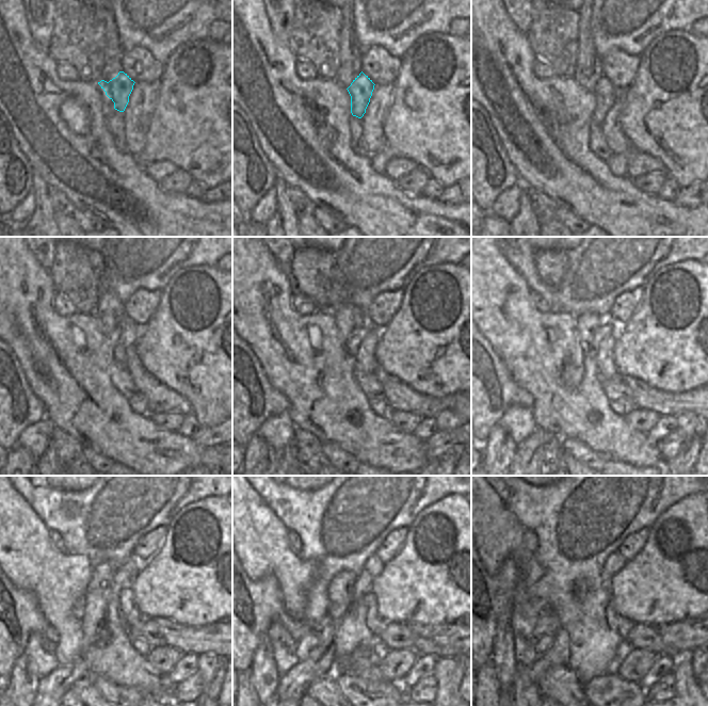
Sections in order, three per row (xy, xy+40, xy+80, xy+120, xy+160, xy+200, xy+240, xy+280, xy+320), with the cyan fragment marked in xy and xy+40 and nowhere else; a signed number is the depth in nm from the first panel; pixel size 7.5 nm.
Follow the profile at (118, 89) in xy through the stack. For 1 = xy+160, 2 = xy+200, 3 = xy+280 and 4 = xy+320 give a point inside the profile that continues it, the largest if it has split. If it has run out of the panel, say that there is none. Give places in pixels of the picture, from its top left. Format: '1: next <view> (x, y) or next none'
1: next xy+160 (366, 360)
2: next xy+200 (605, 360)
3: next xy+280 (373, 621)
4: next xy+320 (623, 625)

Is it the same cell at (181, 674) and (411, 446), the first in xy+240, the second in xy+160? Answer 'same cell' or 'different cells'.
different cells

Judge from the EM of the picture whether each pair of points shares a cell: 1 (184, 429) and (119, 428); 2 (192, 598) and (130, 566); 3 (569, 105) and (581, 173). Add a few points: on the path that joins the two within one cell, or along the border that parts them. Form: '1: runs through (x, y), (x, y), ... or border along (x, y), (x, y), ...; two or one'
1: border along (177, 432), (192, 438); two
2: border along (142, 564), (131, 583); two
3: runs through (569, 122), (569, 156); one

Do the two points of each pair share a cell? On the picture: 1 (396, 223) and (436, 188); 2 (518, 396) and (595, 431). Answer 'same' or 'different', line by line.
1: different
2: different

